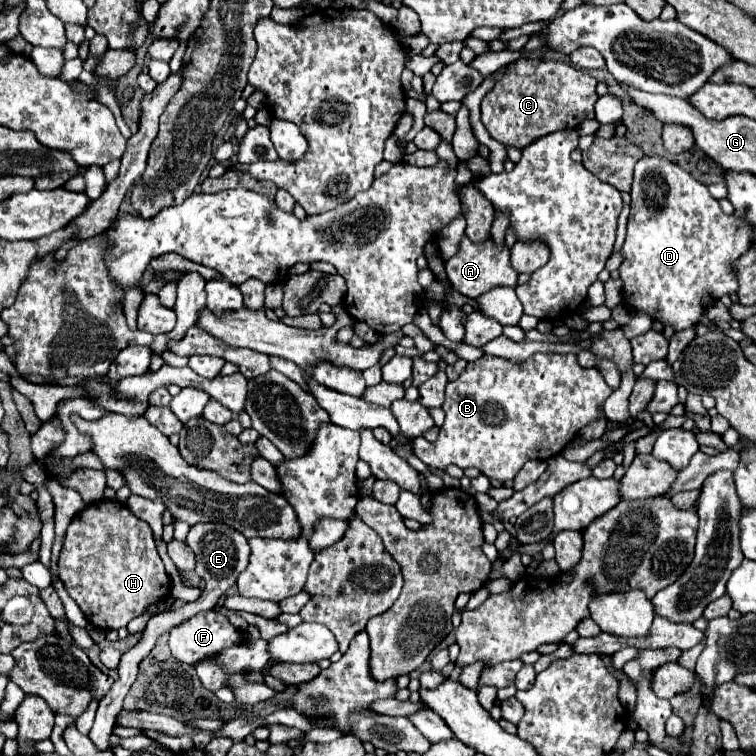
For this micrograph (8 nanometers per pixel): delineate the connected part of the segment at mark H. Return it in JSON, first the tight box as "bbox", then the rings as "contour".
{"bbox":[59,500,171,630],"contour":[[[111,500],[93,502],[73,518],[59,556],[59,578],[67,594],[79,604],[87,622],[97,630],[119,630],[135,616],[141,616],[151,604],[171,594],[171,580],[157,554],[149,524],[139,520],[125,504]]]}

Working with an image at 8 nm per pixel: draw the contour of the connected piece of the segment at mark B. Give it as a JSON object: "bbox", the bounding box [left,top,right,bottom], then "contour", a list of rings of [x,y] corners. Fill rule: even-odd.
{"bbox":[414,352,613,482],"contour":[[[537,352],[537,354],[529,356],[529,358],[523,360],[523,362],[513,362],[513,360],[505,360],[505,358],[497,358],[497,356],[483,356],[483,358],[475,360],[475,362],[469,362],[467,368],[463,370],[463,374],[461,374],[455,382],[449,382],[449,384],[447,384],[445,402],[443,402],[443,406],[441,406],[441,408],[445,410],[445,414],[447,414],[447,416],[445,416],[445,424],[441,426],[439,436],[437,436],[435,442],[429,442],[422,436],[414,438],[414,453],[417,458],[421,458],[429,468],[435,468],[435,470],[441,470],[441,472],[445,472],[447,466],[451,466],[451,464],[455,464],[455,466],[459,466],[459,468],[469,468],[469,466],[473,466],[473,468],[481,470],[481,474],[485,474],[487,478],[495,478],[495,480],[507,482],[507,480],[513,480],[513,478],[517,476],[517,472],[523,468],[523,464],[525,464],[527,460],[533,460],[533,458],[537,458],[537,460],[549,460],[551,456],[561,454],[561,450],[579,434],[579,430],[581,430],[583,426],[587,426],[589,422],[593,422],[593,420],[599,418],[599,414],[601,414],[601,412],[599,412],[599,406],[603,406],[605,398],[609,398],[611,392],[613,392],[613,390],[605,384],[605,380],[603,380],[599,368],[581,368],[581,366],[577,364],[577,356],[575,356],[575,354],[539,354],[539,352]]]}

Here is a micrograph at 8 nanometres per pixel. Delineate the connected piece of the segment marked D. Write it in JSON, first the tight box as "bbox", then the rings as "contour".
{"bbox":[619,154,753,330],"contour":[[[645,154],[635,164],[631,214],[627,220],[627,238],[623,244],[623,264],[619,266],[625,302],[635,310],[645,310],[653,320],[671,324],[675,330],[685,330],[699,322],[703,310],[711,302],[719,300],[723,294],[737,292],[731,264],[753,244],[753,226],[733,212],[735,208],[727,198],[723,198],[719,206],[705,184],[695,180],[687,170],[673,164],[669,158]]]}

